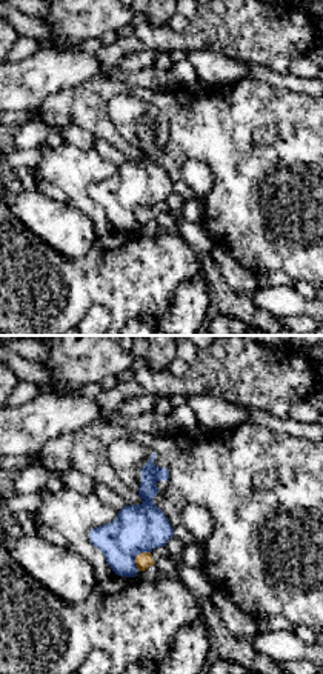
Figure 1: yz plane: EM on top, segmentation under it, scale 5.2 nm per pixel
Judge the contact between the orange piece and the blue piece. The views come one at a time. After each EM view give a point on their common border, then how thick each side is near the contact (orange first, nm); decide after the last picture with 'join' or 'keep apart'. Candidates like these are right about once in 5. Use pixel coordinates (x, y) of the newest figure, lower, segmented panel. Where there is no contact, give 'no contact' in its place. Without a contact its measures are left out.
(136, 557) | 90/260 nm

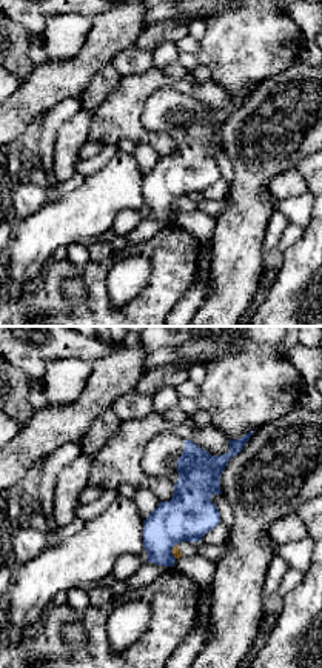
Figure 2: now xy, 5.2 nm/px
(173, 551) | 50/260 nm

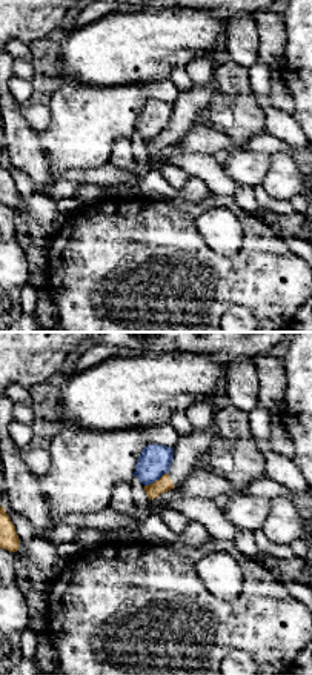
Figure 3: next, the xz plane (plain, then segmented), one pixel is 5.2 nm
(157, 480) | 80/170 nm

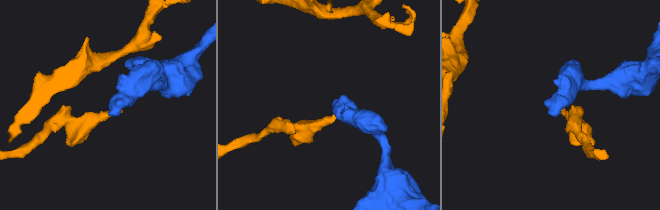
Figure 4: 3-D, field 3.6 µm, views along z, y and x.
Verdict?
keep apart

